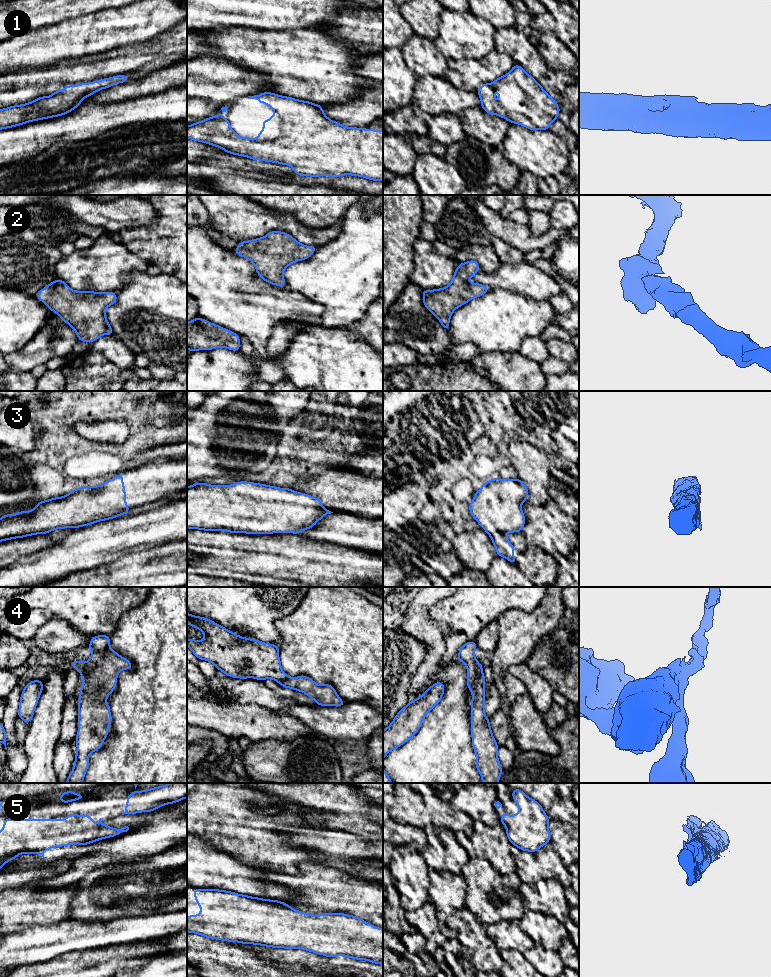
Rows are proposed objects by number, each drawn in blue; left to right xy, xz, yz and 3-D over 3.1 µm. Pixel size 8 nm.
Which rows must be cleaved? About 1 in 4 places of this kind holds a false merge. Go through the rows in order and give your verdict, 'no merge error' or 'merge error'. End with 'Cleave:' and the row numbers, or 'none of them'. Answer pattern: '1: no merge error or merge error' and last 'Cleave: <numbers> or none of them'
1: no merge error
2: no merge error
3: merge error
4: merge error
5: no merge error
Cleave: 3, 4

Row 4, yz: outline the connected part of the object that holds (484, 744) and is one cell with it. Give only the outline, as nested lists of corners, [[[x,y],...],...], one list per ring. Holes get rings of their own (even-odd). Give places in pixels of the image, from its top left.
[[[478,662],[471,701],[472,747],[477,757],[475,767],[480,773],[482,783],[498,783],[502,768],[497,756],[499,746],[492,734],[490,719],[485,716],[485,682],[482,664]]]

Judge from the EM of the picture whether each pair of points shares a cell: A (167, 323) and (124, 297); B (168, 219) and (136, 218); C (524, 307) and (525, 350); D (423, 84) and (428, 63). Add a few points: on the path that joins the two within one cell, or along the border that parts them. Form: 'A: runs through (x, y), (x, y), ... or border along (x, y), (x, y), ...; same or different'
A: runs through (156, 315), (147, 307), (135, 301); same
B: border along (152, 205), (156, 218), (147, 226), (133, 228); different
C: border along (538, 336), (528, 336), (517, 351); different
D: border along (443, 76), (422, 75), (418, 77); different

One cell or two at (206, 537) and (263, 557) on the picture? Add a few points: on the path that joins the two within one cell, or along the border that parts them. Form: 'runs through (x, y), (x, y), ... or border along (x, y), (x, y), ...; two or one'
runs through (220, 551), (249, 554); one

